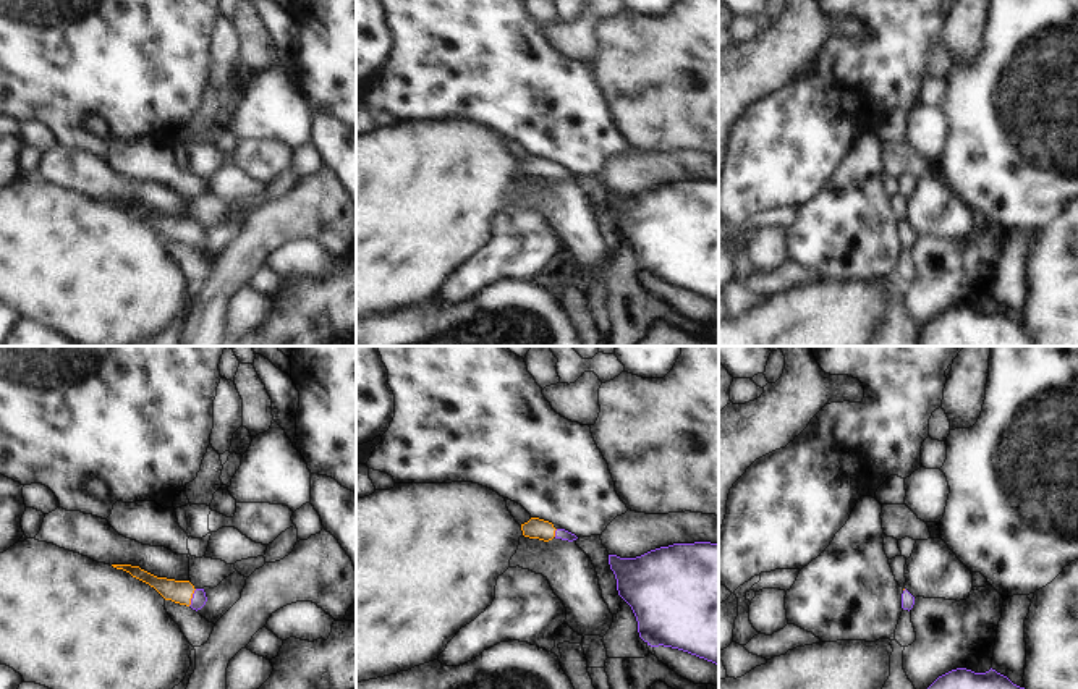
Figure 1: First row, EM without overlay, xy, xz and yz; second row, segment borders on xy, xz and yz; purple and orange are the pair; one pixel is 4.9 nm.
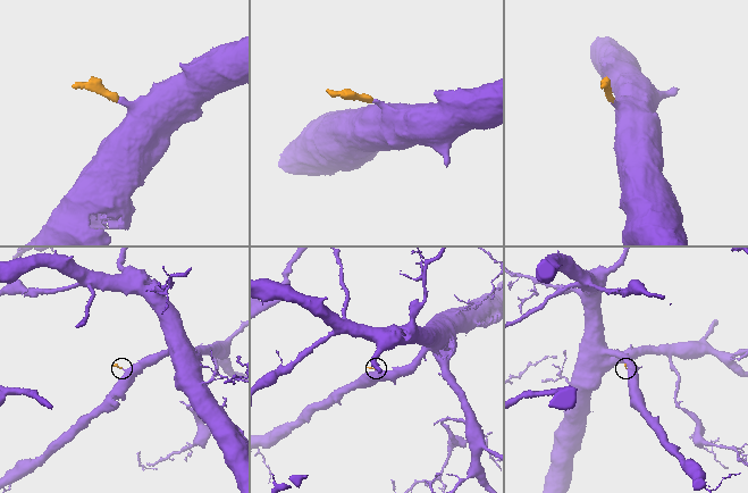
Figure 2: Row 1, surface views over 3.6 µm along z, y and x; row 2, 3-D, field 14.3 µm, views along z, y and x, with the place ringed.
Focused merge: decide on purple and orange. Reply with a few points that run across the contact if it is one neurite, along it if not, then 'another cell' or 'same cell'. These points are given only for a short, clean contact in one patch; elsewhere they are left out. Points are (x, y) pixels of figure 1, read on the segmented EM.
xy (199, 599), (193, 597), (180, 592) | same cell

